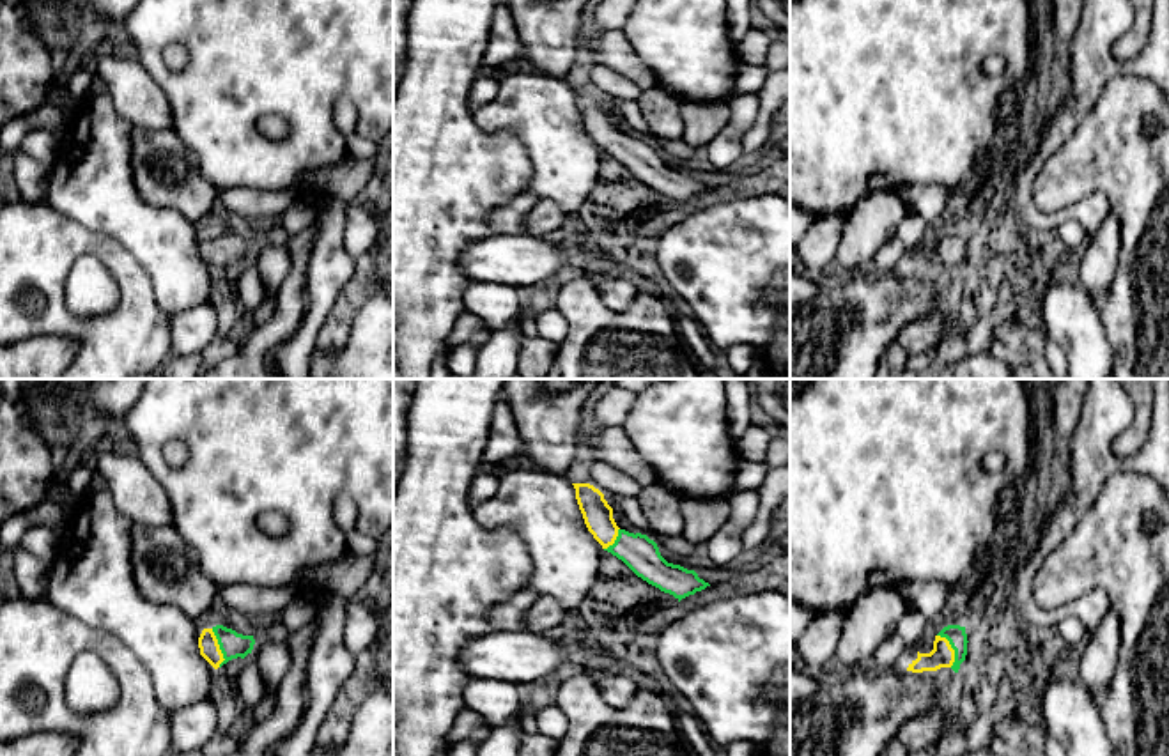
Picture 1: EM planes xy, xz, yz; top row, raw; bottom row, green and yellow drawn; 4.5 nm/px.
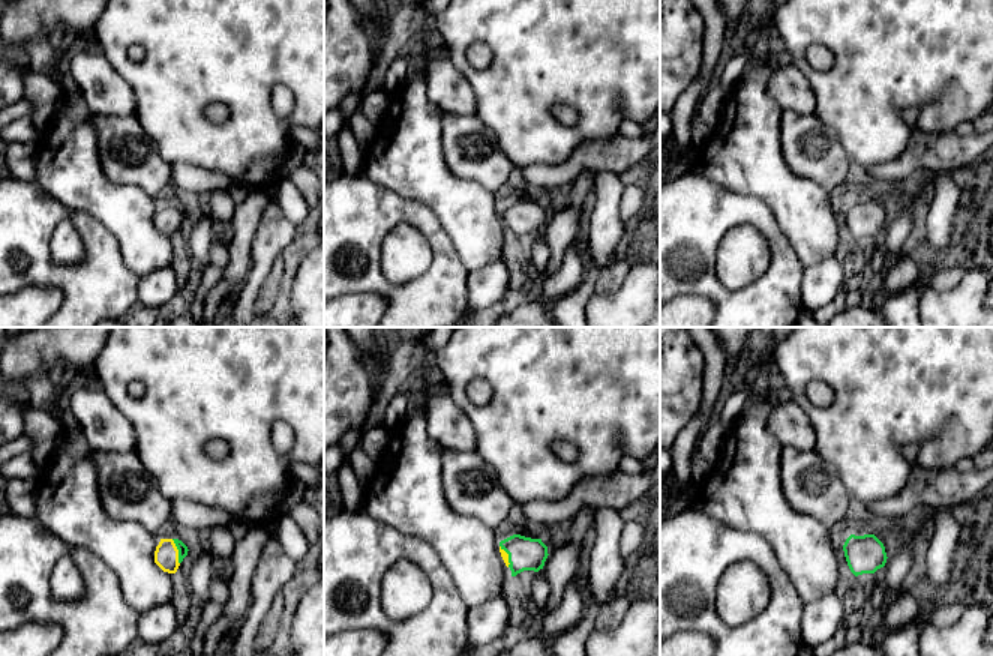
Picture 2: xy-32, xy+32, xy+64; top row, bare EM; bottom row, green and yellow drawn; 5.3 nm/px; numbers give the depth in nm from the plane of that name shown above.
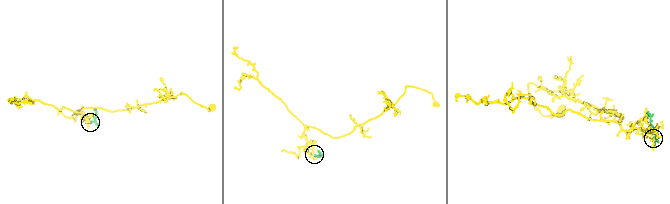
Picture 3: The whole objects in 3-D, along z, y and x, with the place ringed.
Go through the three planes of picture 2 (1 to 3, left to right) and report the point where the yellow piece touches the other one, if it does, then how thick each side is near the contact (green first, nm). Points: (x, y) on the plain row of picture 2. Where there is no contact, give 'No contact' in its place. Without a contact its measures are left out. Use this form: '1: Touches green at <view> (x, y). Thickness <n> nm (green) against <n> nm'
1: Touches green at xy-32 (179, 215). Thickness 50 nm (green) against 130 nm
2: Touches green at xy+32 (509, 219). Thickness 180 nm (green) against 40 nm
3: No contact

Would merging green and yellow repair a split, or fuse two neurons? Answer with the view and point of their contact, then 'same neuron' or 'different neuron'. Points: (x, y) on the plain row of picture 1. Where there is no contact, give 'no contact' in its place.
xy (220, 252) | same neuron

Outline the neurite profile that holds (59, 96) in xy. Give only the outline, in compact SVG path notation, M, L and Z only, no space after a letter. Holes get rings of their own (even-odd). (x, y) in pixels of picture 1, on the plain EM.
M51 81L46 90L44 104L58 108L66 117L66 126L57 135L60 140L67 126L73 122L80 103L73 97L67 87Z

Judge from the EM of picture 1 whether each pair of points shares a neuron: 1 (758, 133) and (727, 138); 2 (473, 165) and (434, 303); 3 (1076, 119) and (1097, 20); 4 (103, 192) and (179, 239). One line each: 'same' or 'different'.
1: different
2: same
3: same
4: same

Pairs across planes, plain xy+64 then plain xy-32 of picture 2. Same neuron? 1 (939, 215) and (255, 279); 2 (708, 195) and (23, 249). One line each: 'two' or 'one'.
1: one
2: one

